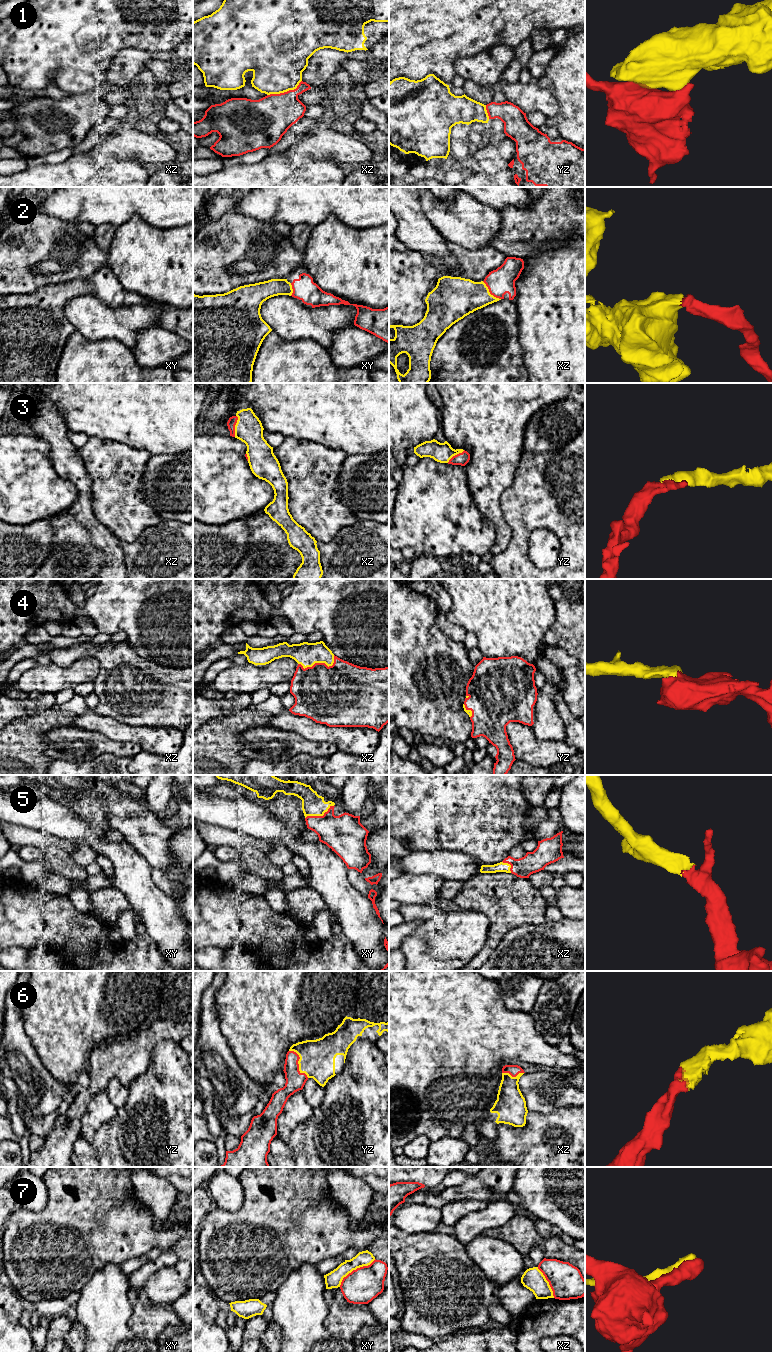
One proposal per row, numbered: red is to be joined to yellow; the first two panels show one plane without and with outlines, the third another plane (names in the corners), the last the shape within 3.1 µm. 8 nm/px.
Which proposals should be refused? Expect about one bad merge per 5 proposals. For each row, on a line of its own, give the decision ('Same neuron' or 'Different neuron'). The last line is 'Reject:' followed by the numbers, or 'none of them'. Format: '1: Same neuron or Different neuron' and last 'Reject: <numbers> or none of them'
1: Different neuron
2: Same neuron
3: Same neuron
4: Same neuron
5: Same neuron
6: Same neuron
7: Different neuron
Reject: 1, 7

